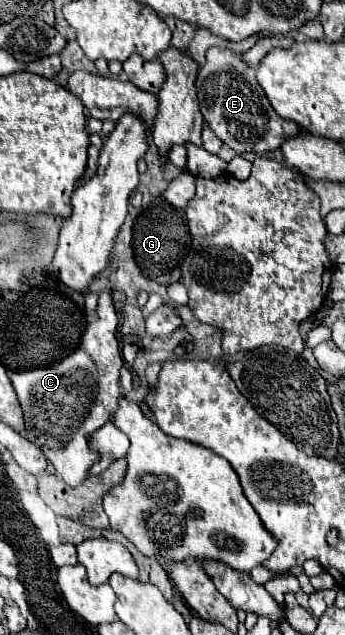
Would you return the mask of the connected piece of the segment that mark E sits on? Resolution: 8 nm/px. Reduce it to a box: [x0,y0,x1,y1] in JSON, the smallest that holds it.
[195,47,301,155]

